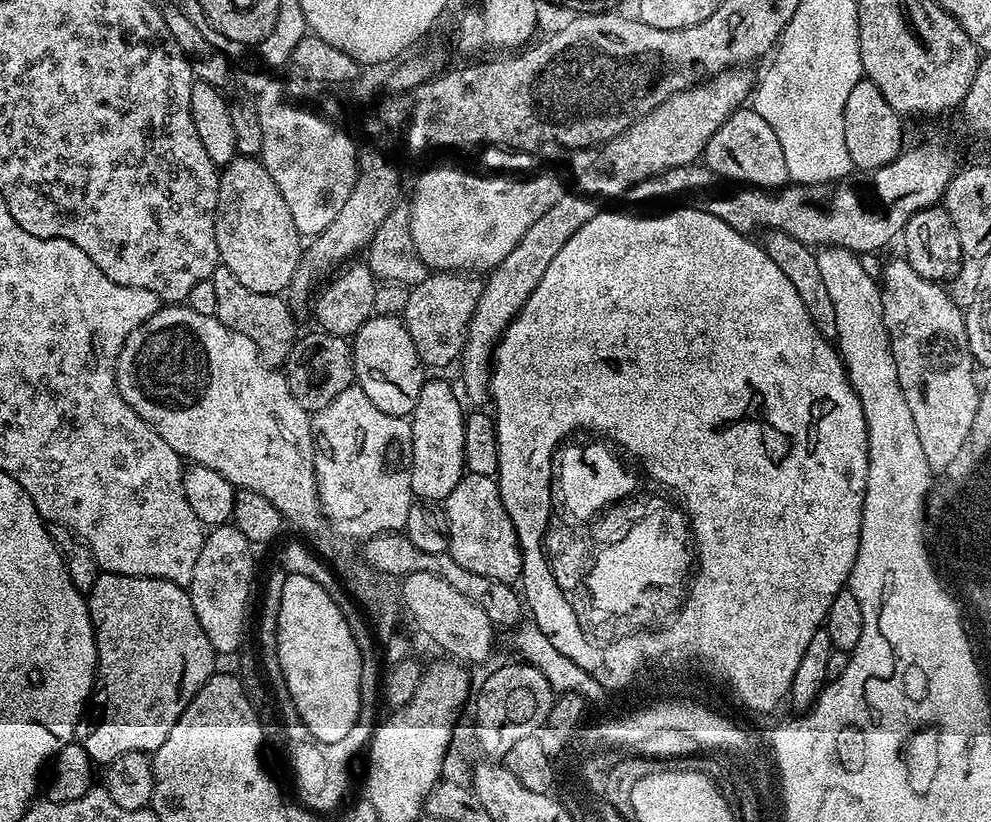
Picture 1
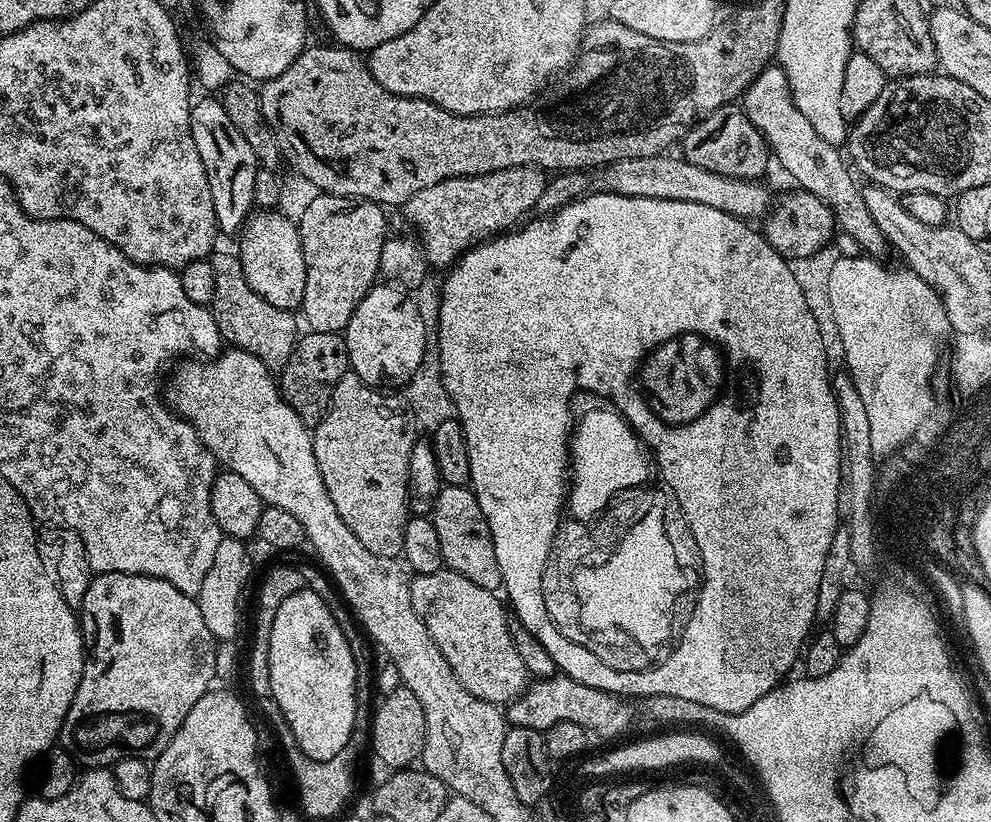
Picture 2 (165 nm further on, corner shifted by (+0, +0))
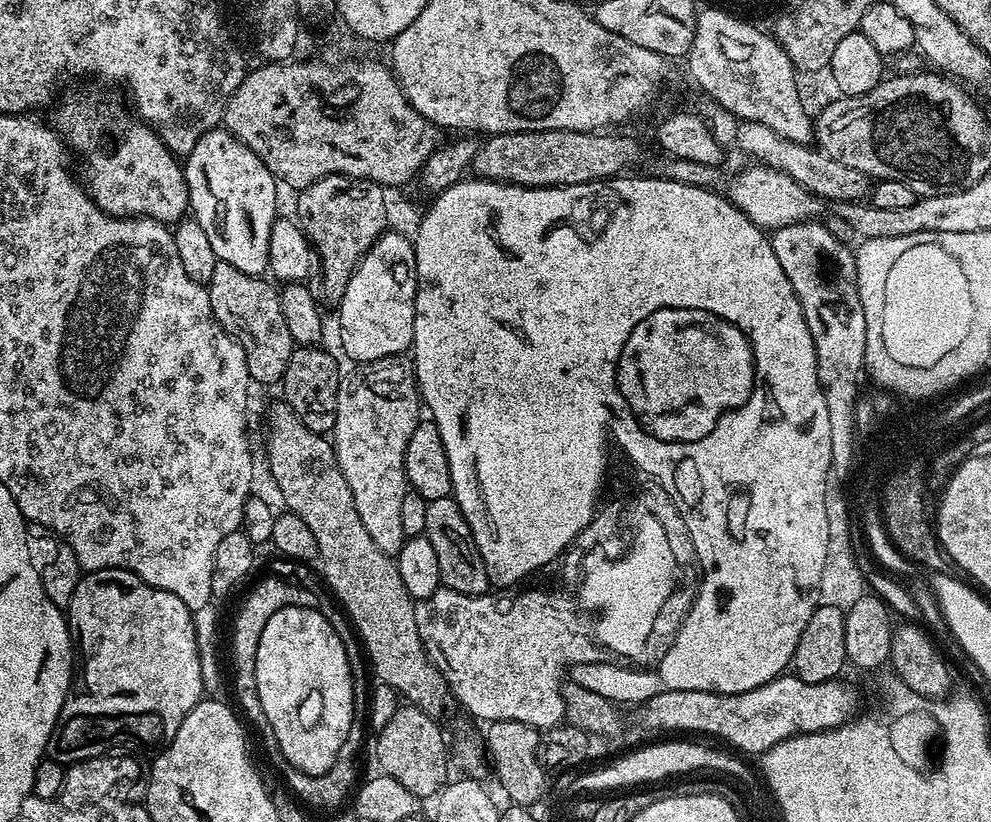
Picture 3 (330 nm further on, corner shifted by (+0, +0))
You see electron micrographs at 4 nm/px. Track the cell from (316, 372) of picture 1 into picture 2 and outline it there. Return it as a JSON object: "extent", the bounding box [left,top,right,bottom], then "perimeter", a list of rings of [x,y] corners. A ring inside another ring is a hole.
{"extent":[278,331,349,426],"perimeter":[[[305,331],[297,339],[294,346],[294,354],[290,354],[290,362],[279,369],[278,383],[280,393],[285,402],[298,414],[298,418],[306,425],[315,426],[320,423],[325,412],[328,411],[328,403],[332,401],[334,386],[349,371],[348,351],[343,335],[339,332],[313,332]]]}

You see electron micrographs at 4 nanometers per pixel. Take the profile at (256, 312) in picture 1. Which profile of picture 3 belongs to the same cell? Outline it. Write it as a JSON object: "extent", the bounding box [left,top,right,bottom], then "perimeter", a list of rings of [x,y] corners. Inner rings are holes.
{"extent":[206,260,294,385],"perimeter":[[[221,260],[216,261],[214,275],[206,287],[214,318],[240,343],[246,354],[249,381],[279,385],[294,347],[290,326],[286,326],[286,318],[282,318],[279,291],[272,289],[264,278],[246,274]]]}

